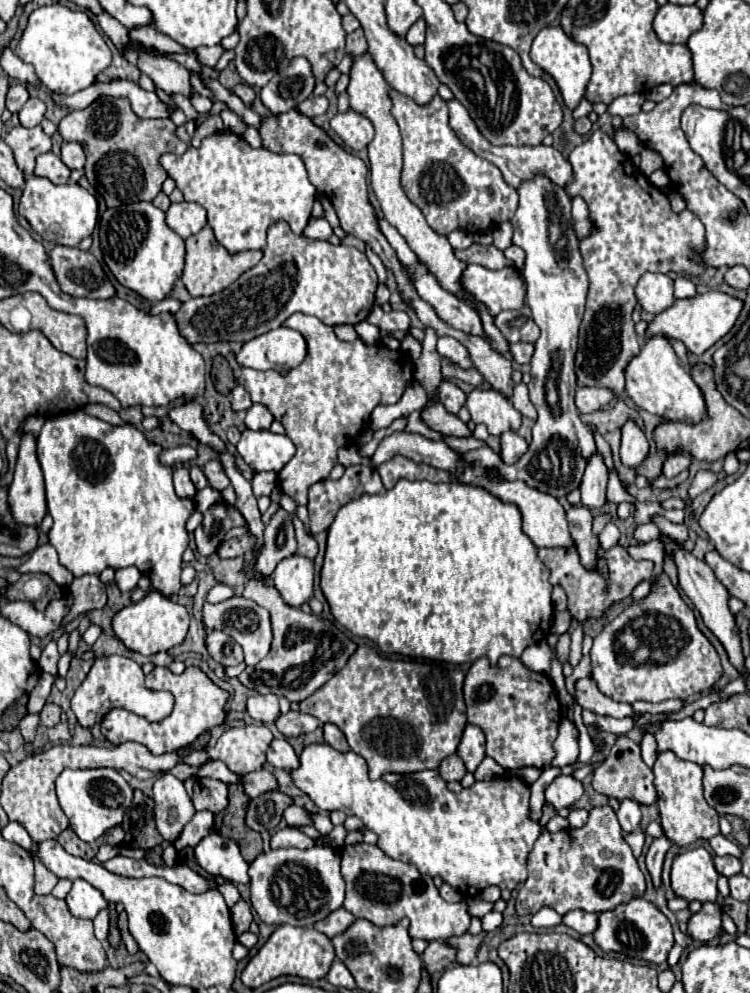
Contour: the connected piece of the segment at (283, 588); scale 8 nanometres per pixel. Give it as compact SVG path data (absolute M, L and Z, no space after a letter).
M294 554L278 562L272 582L282 594L286 604L302 606L312 598L314 588L314 564L310 558Z

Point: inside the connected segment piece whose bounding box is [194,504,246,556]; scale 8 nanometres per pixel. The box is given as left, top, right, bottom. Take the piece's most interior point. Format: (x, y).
(219, 519)

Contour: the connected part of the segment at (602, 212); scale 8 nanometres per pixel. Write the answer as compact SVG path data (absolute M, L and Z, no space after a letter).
M602 130L576 146L568 162L574 168L574 180L566 192L586 200L596 226L588 238L580 240L590 290L576 352L576 382L580 388L610 388L618 396L626 386L626 364L640 352L632 320L634 288L640 276L646 272L702 274L704 268L690 260L690 250L702 250L704 228L688 210L674 214L666 194L654 188L644 174L638 174L630 156L620 152Z

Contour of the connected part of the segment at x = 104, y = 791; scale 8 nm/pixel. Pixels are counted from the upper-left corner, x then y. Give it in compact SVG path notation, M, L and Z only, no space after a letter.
M112 768L94 770L64 770L56 780L56 794L64 814L70 818L70 828L84 842L94 842L106 830L118 826L132 804L132 788Z

